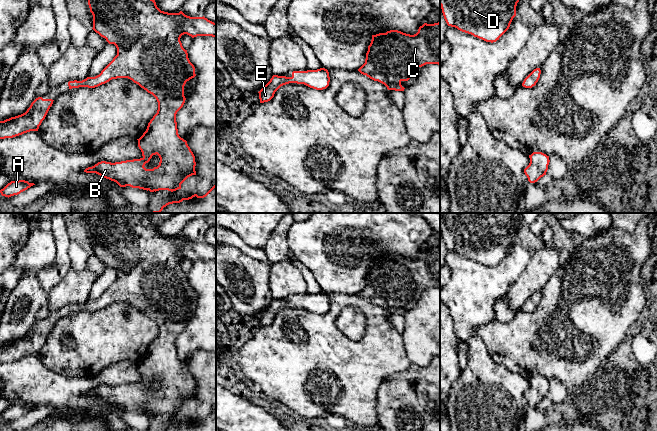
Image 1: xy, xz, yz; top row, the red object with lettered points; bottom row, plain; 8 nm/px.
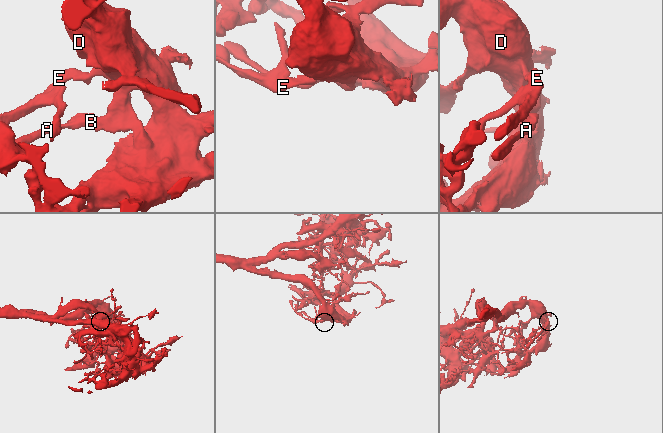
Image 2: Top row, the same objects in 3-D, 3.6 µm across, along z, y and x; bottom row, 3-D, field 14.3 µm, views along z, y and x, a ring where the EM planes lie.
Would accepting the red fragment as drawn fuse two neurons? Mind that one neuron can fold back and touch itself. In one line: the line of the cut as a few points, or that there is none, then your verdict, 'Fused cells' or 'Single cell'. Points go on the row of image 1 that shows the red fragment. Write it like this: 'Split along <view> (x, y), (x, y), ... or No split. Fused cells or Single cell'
No split. Single cell

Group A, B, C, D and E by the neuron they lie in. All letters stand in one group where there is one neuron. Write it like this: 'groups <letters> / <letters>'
groups A B C D E

